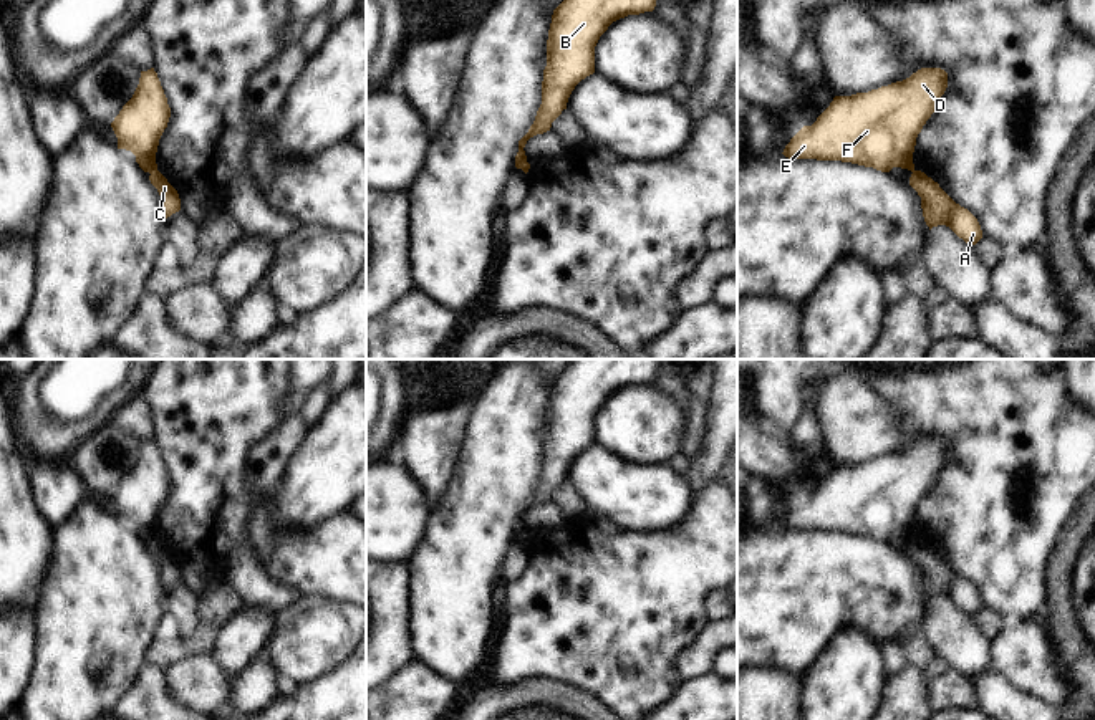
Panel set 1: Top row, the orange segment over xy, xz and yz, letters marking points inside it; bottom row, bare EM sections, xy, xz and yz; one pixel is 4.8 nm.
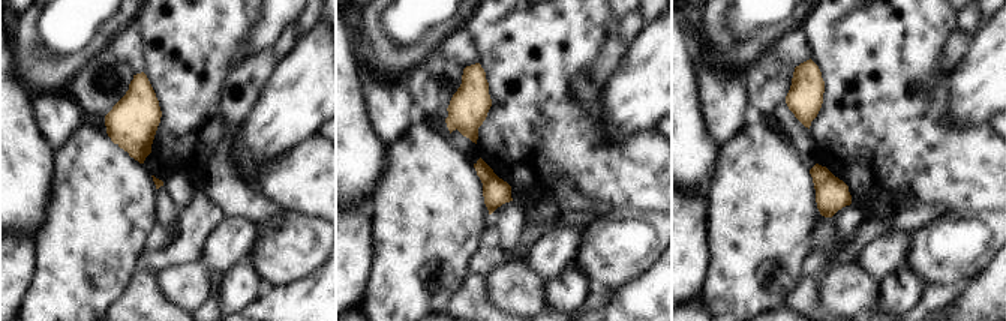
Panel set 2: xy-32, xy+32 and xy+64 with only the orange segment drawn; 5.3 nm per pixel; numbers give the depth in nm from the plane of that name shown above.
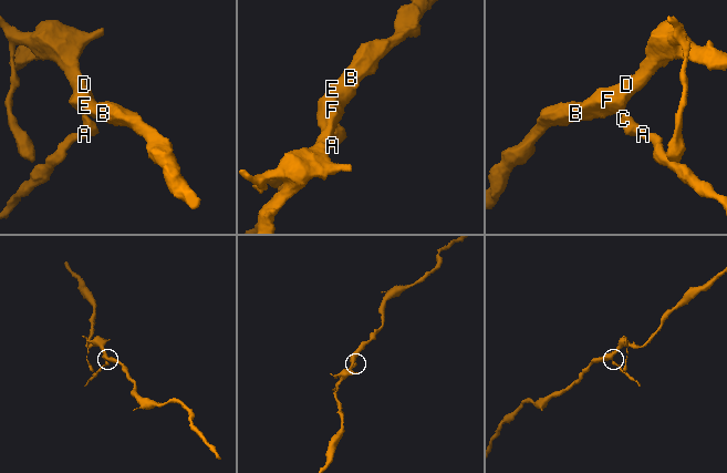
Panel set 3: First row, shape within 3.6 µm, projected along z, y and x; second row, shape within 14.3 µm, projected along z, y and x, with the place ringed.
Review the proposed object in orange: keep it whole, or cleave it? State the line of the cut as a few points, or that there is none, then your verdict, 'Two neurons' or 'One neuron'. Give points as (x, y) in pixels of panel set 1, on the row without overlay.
Split along xy (156, 540), (151, 545). Two neurons

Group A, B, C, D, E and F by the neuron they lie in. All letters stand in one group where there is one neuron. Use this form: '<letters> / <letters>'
A C / B D E F

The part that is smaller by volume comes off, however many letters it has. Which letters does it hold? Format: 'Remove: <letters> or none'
Remove: A, C

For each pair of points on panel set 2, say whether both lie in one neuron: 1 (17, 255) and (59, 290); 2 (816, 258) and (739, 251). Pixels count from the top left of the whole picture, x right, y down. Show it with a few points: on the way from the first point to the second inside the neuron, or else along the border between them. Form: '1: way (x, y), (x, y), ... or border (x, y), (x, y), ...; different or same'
1: border (36, 240), (35, 270), (21, 302); different
2: border (811, 251), (801, 263), (801, 276); different

